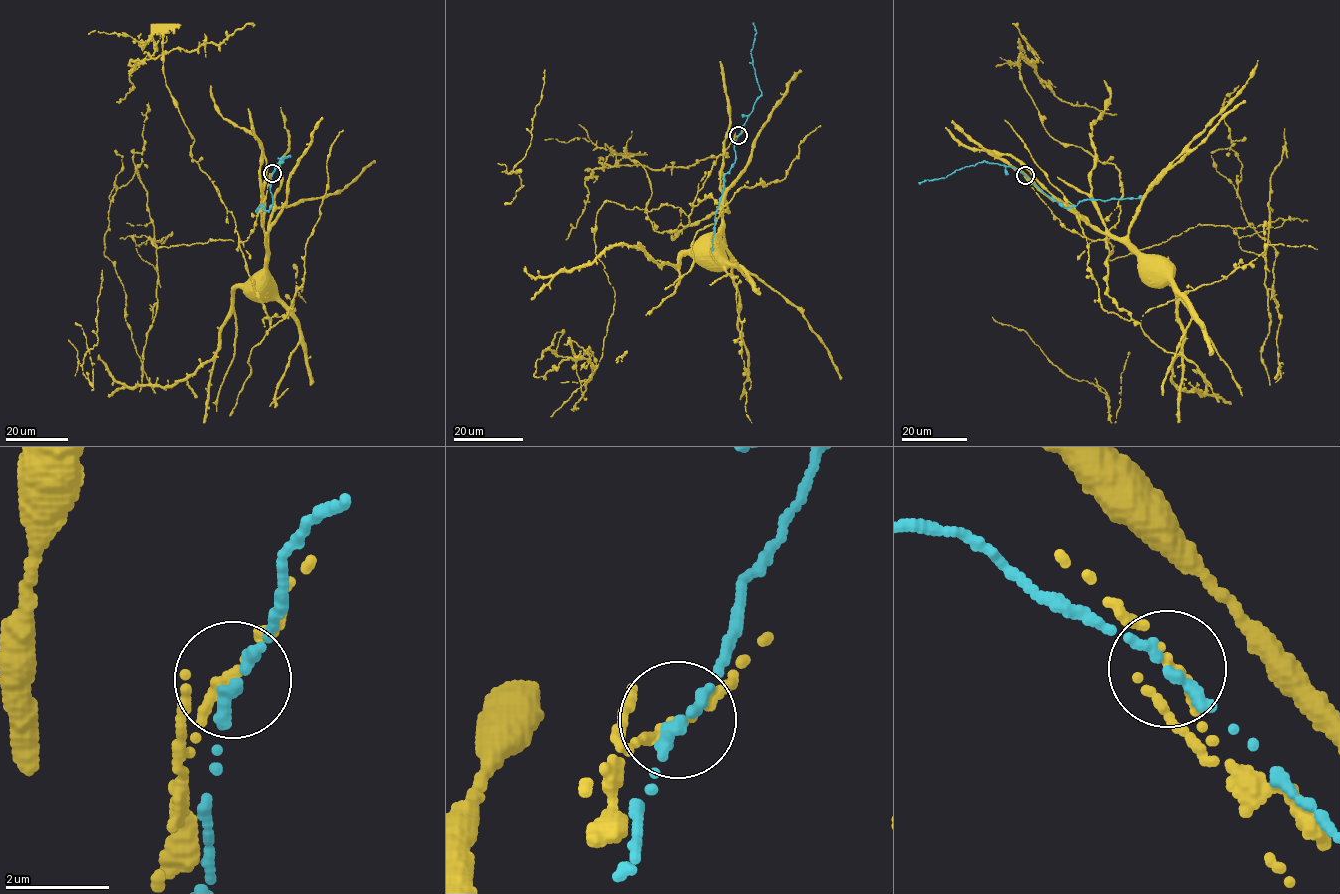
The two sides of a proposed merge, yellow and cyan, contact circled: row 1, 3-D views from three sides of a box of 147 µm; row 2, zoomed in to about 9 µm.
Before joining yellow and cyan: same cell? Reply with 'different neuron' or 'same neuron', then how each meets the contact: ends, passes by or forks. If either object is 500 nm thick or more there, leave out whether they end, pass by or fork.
different neuron; yellow ends; cyan ends

